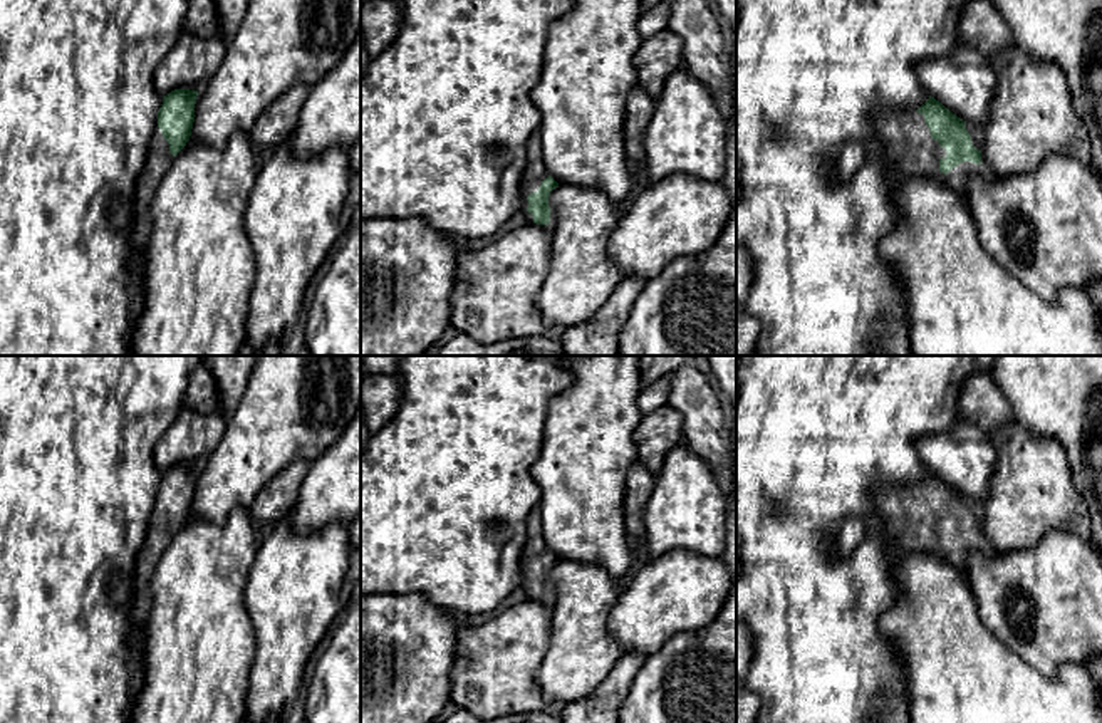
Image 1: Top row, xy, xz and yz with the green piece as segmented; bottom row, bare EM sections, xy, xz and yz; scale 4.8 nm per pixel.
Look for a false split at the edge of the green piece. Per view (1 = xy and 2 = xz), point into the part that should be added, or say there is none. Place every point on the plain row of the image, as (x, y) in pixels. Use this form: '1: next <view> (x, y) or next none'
1: next xy (158, 537)
2: next xz (535, 547)

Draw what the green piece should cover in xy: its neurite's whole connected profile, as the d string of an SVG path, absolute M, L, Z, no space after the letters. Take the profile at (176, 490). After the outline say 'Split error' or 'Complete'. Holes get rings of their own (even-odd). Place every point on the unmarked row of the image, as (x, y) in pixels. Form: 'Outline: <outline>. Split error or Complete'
Outline: M174 465L163 473L158 486L158 503L153 510L146 540L138 554L134 567L134 589L131 601L131 621L136 627L133 637L139 642L151 606L149 584L173 533L186 522L195 498L198 466Z. Split error

